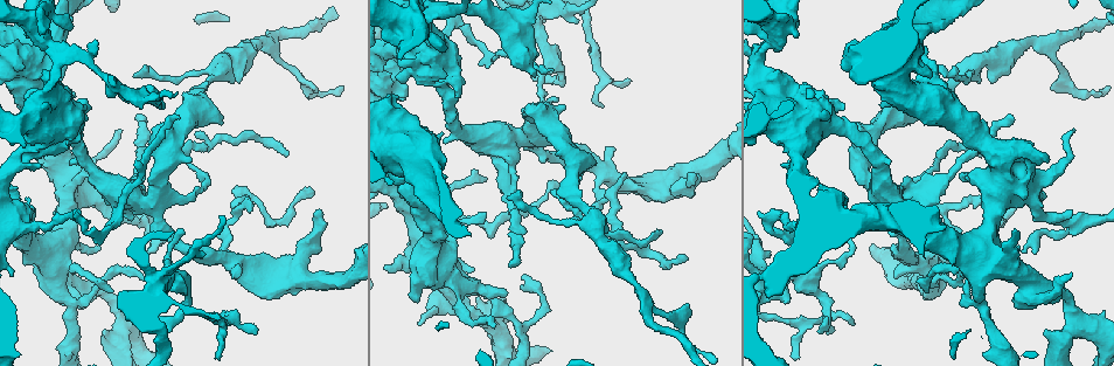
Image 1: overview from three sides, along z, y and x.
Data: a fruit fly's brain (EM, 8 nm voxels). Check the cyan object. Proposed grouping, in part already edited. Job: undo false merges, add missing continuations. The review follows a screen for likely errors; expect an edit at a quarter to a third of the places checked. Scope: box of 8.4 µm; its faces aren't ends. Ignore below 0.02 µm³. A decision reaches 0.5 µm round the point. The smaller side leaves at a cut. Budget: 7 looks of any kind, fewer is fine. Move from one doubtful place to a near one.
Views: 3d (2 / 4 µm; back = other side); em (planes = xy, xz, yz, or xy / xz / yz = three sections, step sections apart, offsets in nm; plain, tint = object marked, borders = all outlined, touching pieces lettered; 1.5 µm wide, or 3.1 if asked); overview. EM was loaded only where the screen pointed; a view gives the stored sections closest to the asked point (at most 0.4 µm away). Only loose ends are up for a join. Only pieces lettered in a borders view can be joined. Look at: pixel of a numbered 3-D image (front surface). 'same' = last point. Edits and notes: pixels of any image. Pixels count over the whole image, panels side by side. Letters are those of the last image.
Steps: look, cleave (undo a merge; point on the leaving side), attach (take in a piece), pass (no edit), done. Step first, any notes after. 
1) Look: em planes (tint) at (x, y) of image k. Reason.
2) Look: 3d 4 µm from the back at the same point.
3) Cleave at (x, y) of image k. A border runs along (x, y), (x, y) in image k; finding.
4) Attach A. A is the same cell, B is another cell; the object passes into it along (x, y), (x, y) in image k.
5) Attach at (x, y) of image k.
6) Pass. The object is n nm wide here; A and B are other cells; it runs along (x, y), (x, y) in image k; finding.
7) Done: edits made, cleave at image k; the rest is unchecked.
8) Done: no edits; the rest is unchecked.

Look: 3d 2 µm at (625, 172) of image 1. Branch stops here.

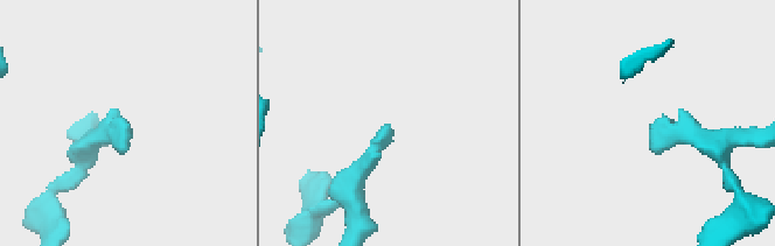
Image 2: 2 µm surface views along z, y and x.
Look: em planes (borders) at (383, 128) of image 2. Now the EM.

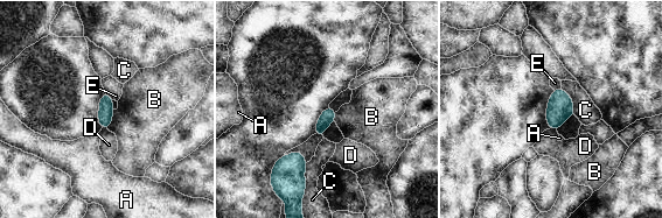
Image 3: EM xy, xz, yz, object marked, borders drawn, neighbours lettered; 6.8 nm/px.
Pass. The longest contact is with C, 220 nm; A, B, C, D and E are other cells; a border runs along (112, 117), (107, 128) in image 3; no lettered piece goes on from it.

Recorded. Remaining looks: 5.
Look: em yz step 4 (tint) at (549, 69) of image 1. Long arm stops here.

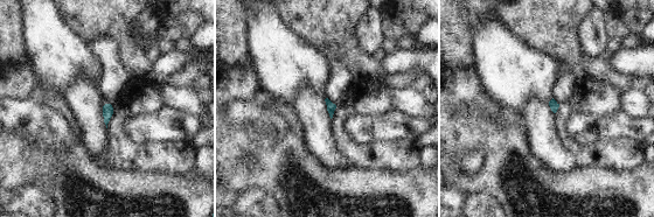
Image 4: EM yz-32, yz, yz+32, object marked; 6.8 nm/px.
Look: em planes (borders) at the same point.

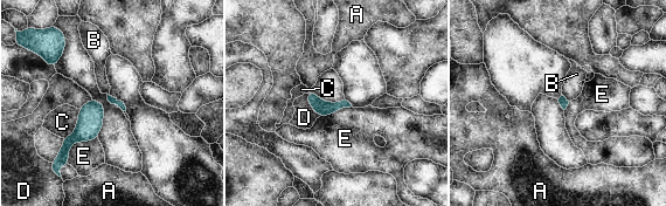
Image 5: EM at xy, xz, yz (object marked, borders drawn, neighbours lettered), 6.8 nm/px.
Pass. A, B, C, D and E are other cells; a border runs along (97, 137), (76, 141), (68, 164) in image 5; no lettered piece goes on from it.

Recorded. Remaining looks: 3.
Look: 3d 4 µm at (397, 49) of image 1. Sudden change in width.

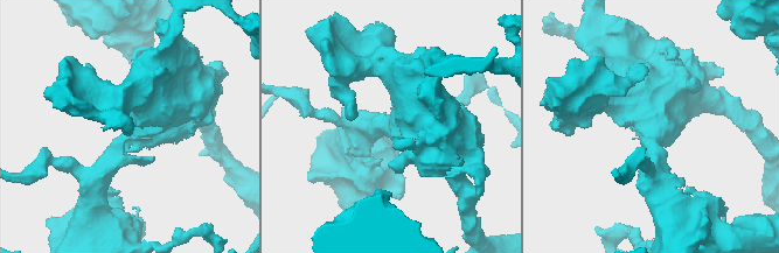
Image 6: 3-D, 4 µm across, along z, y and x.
Look: em 3.1 µm xy step 16 (plain) at (126, 138) of image 6.

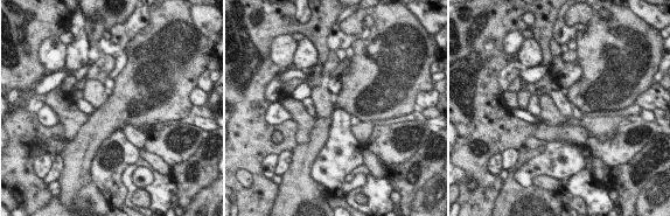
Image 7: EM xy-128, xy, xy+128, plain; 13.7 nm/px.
Look: em 3.1 µm xy step 16 (borders) at the same point.

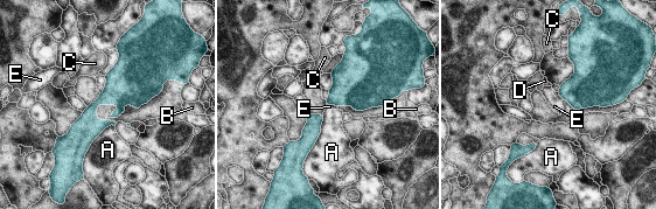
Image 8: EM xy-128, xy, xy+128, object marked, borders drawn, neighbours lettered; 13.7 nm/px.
Pass. A, B, C, D and E are other cells; one neuron here.

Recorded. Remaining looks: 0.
Done: no edits; the rest is unchecked.

